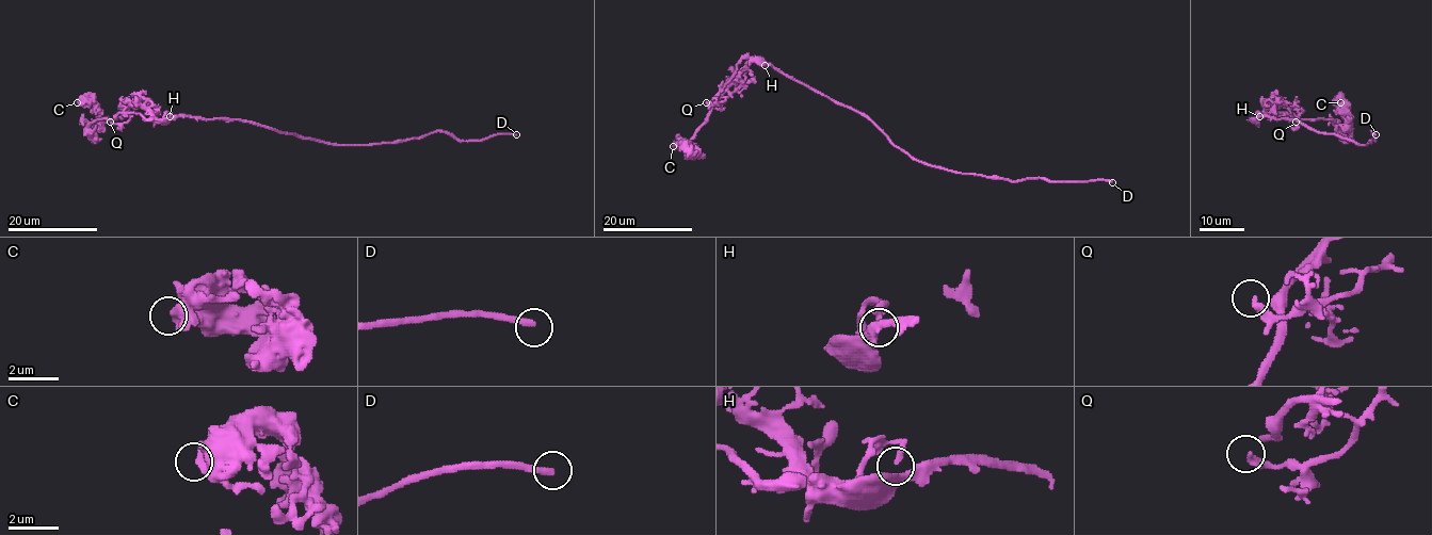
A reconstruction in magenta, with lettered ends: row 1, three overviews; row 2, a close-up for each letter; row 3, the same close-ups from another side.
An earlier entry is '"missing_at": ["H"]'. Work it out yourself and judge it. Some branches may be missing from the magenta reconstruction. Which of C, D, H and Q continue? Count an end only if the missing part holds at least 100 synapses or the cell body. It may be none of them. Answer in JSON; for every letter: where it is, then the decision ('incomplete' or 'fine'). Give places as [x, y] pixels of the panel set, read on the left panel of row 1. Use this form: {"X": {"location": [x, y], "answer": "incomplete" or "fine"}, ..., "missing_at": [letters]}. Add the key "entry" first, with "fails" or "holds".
{"entry": "fails", "C": {"location": [77, 102], "answer": "fine"}, "D": {"location": [516, 134], "answer": "fine"}, "H": {"location": [170, 116], "answer": "fine"}, "Q": {"location": [110, 122], "answer": "fine"}, "missing_at": []}

